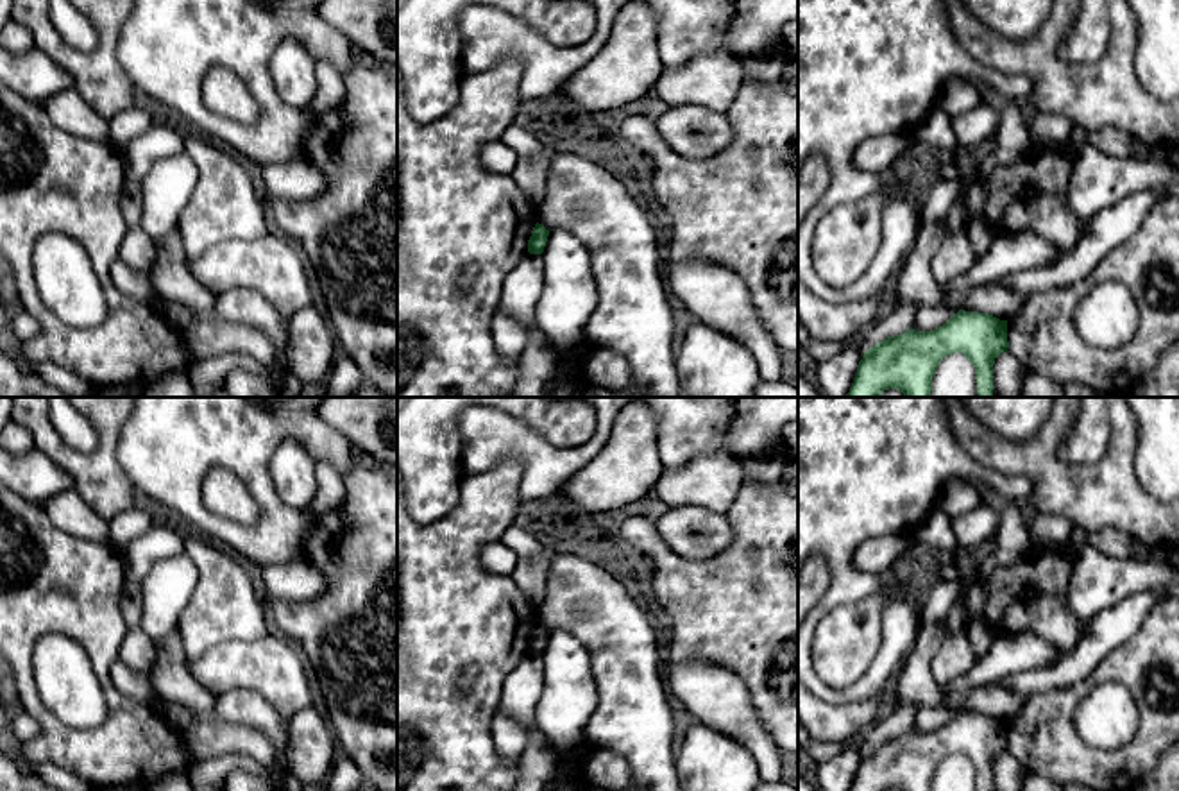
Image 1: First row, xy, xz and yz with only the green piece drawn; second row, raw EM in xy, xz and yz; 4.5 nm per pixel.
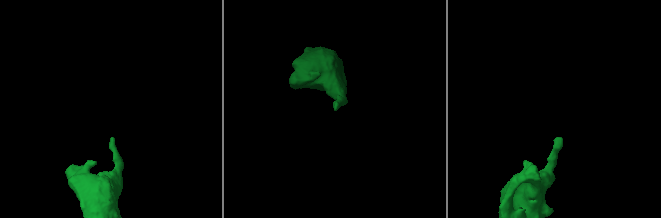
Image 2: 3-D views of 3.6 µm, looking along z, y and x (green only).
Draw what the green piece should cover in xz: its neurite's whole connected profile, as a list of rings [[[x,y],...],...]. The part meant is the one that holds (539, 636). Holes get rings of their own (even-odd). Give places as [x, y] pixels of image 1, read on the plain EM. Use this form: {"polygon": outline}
{"polygon": [[[535,625],[531,637],[528,641],[528,653],[530,655],[542,655],[546,642],[547,642],[549,632],[542,625]]]}

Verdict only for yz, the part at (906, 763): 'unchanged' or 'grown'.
unchanged

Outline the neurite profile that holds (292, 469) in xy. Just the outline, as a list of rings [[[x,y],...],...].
[[[286,438],[270,458],[277,498],[290,508],[308,512],[317,490],[315,460],[295,438]]]

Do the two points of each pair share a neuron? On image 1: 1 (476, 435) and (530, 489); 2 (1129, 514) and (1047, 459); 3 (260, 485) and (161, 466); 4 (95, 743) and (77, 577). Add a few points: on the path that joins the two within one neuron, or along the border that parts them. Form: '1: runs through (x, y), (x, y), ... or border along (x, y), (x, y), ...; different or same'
1: runs through (496, 437), (505, 437), (530, 462), (530, 469); same
2: runs through (1110, 494), (1081, 493), (1067, 478); same
3: runs through (237, 460), (233, 457), (186, 457); same
4: runs through (115, 702), (101, 670), (101, 630), (93, 618); same

